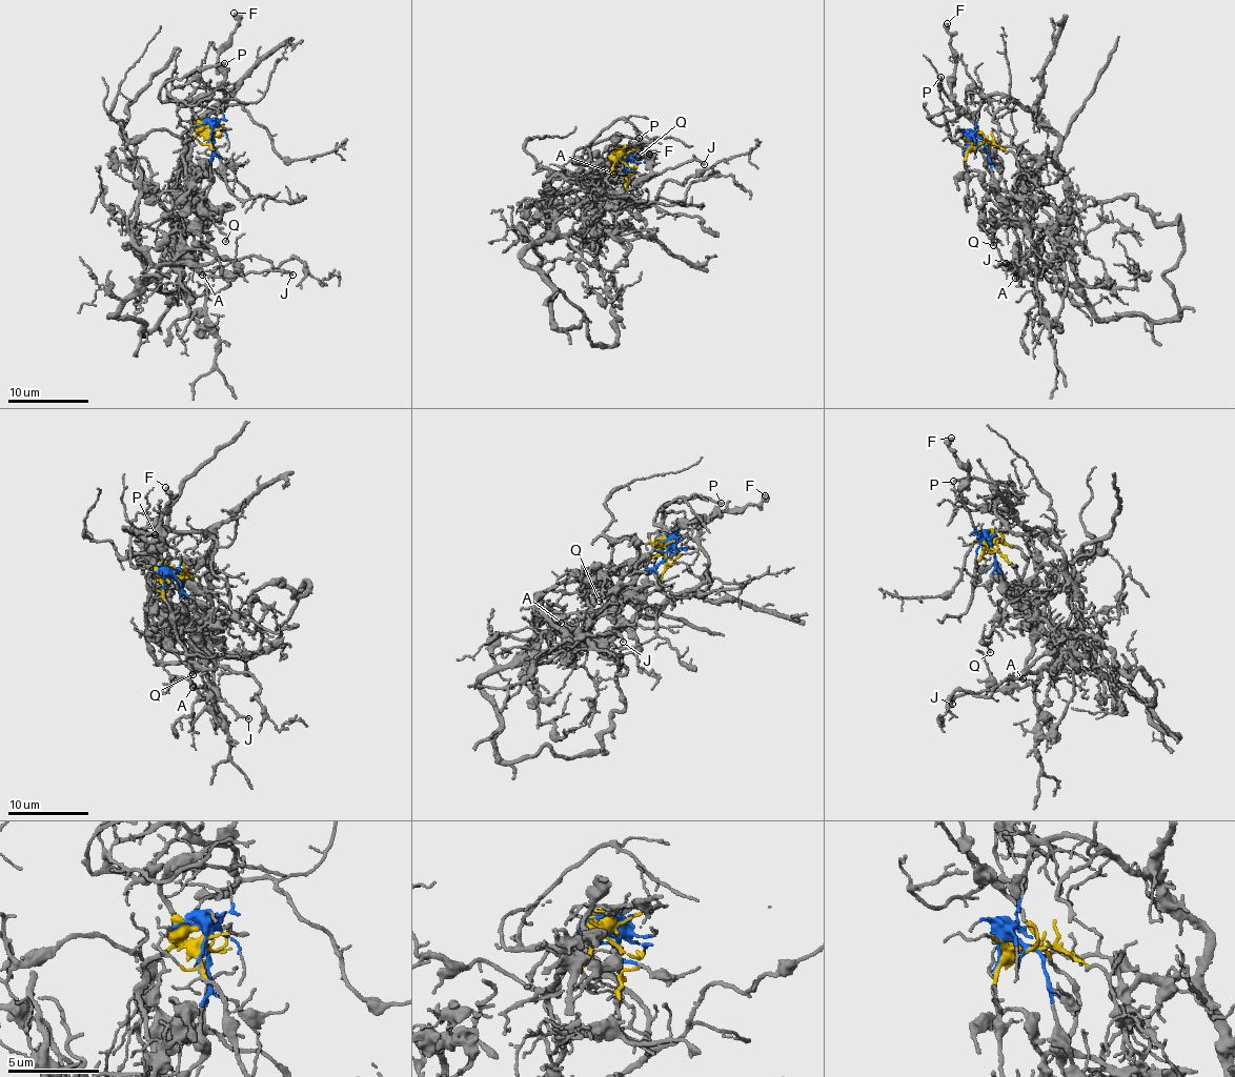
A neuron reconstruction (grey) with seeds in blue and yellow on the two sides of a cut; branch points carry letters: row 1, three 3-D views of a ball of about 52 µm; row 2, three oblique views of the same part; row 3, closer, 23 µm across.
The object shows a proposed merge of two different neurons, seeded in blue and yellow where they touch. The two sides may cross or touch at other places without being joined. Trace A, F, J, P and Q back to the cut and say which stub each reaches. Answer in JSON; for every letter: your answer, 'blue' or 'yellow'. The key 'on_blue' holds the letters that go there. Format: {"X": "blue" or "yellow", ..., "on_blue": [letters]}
{"A": "blue", "F": "yellow", "J": "blue", "P": "yellow", "Q": "blue", "on_blue": ["A", "J", "Q"]}

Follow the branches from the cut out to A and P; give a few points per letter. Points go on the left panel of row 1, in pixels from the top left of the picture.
A: (211, 137), (209, 185), (194, 209), (200, 237), (216, 253), (202, 271), (222, 273), (218, 268), (202, 273)
P: (211, 137), (199, 128), (189, 105), (163, 101), (161, 88), (197, 69), (225, 63)

